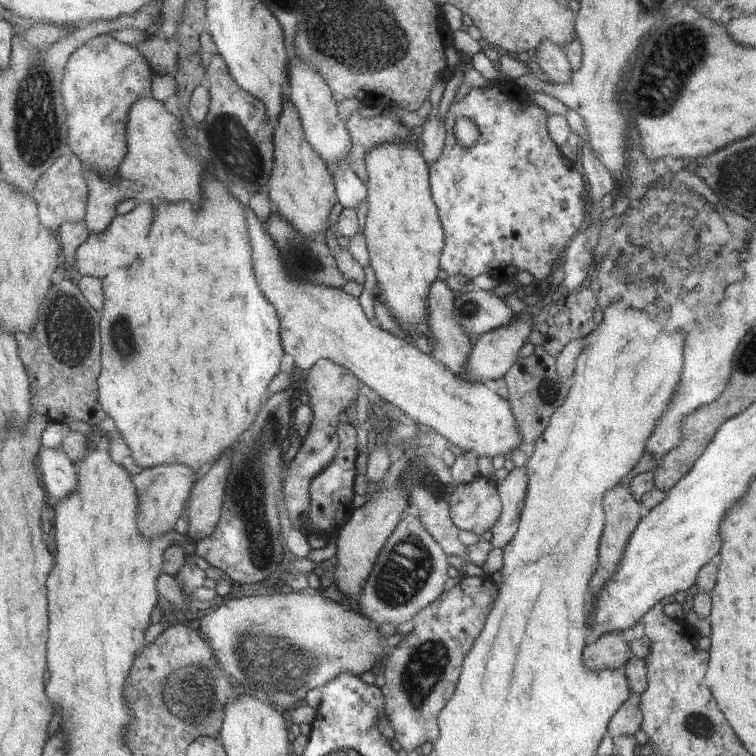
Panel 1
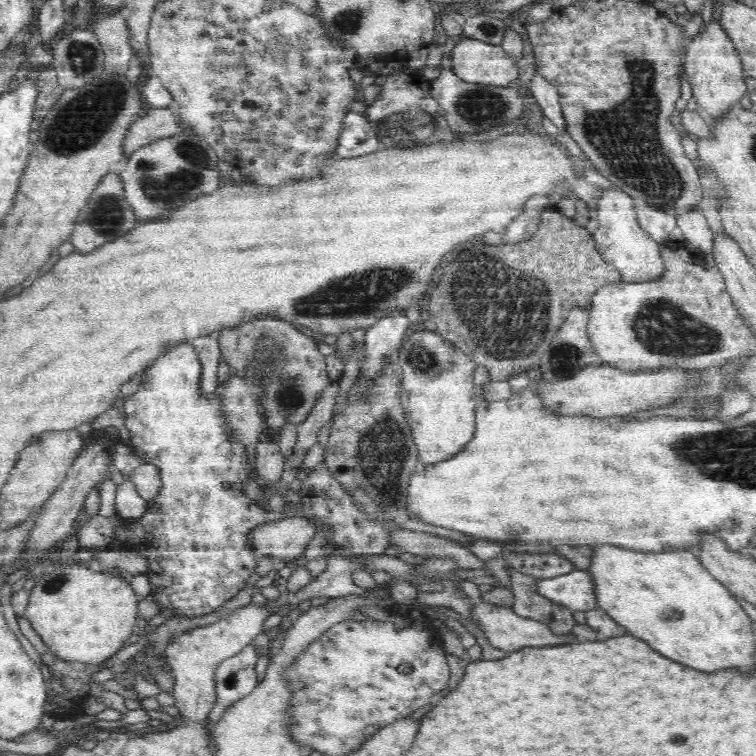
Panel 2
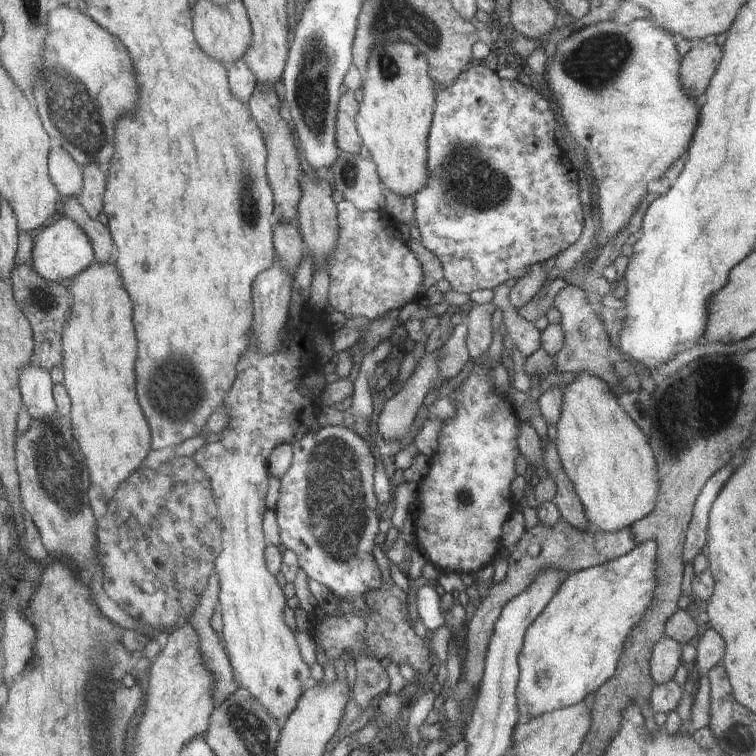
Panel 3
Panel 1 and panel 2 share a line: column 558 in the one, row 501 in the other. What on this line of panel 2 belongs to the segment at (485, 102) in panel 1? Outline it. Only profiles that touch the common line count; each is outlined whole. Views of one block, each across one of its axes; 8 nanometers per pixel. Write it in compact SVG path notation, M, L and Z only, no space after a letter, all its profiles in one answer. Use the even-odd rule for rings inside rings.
M189 342L168 347L166 354L162 354L160 358L154 360L150 366L145 368L138 391L133 395L120 397L117 402L120 414L124 418L126 432L128 432L128 436L124 436L123 444L128 446L128 452L132 452L132 456L136 456L136 460L140 460L140 464L156 466L161 474L162 488L160 488L160 492L154 500L146 502L146 512L136 520L134 518L122 518L118 511L114 511L112 516L118 516L120 522L114 528L114 540L103 550L110 550L112 546L118 546L120 550L140 553L148 559L148 570L144 572L144 575L148 577L148 588L151 588L148 604L152 604L152 608L156 608L156 616L164 616L164 620L168 622L174 619L194 619L197 616L214 612L227 600L236 596L248 583L252 582L254 569L260 556L250 543L250 532L256 527L262 527L263 524L276 520L276 512L272 512L272 508L268 508L266 500L256 500L256 496L248 496L248 484L252 484L252 481L257 480L256 476L260 476L260 473L256 473L256 459L252 460L252 452L248 452L248 445L242 442L242 437L238 435L238 428L235 428L230 415L226 411L226 397L223 396L223 392L214 391L209 399L202 397L200 393L200 372L202 368L200 365L199 356Z

